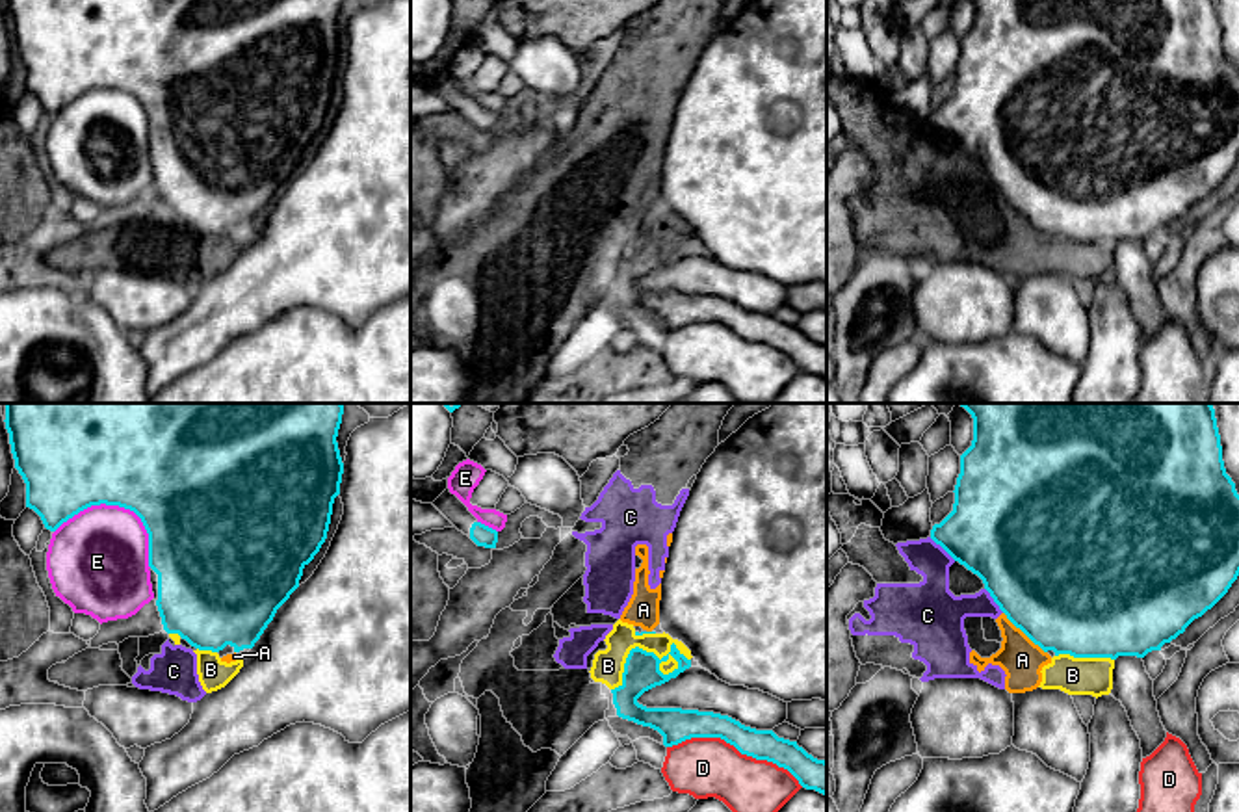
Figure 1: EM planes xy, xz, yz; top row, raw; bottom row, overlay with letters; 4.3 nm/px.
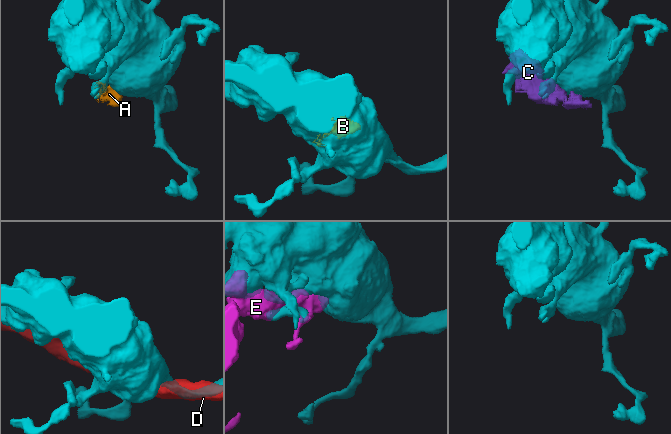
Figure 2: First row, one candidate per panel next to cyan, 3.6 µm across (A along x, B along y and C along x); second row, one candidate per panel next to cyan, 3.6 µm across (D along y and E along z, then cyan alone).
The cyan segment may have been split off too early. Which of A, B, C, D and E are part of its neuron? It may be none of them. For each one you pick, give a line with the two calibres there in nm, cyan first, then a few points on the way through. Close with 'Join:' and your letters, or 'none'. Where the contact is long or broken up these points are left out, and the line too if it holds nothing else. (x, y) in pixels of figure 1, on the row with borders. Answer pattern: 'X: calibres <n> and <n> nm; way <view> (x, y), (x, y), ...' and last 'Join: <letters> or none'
Join: none

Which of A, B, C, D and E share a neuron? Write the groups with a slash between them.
A B C / D / E

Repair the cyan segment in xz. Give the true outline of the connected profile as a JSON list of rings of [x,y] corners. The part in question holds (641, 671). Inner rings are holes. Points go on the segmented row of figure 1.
[[[674,643],[671,645],[671,652],[661,660],[654,652],[646,652],[639,647],[632,648],[624,663],[622,684],[611,689],[617,715],[658,730],[663,736],[665,747],[678,745],[691,738],[721,738],[726,743],[734,745],[741,754],[752,756],[756,760],[767,760],[776,764],[778,767],[788,769],[802,788],[815,790],[827,795],[827,762],[808,754],[802,747],[797,745],[797,741],[778,738],[773,730],[756,730],[745,727],[728,715],[721,715],[713,712],[682,710],[682,708],[646,708],[637,702],[637,699],[645,691],[661,686],[671,678],[676,678],[680,673],[684,673],[689,667],[691,667],[691,660],[687,660],[676,648]],[[671,656],[678,661],[678,667],[672,673],[663,674],[659,671],[659,663],[667,661]]]

